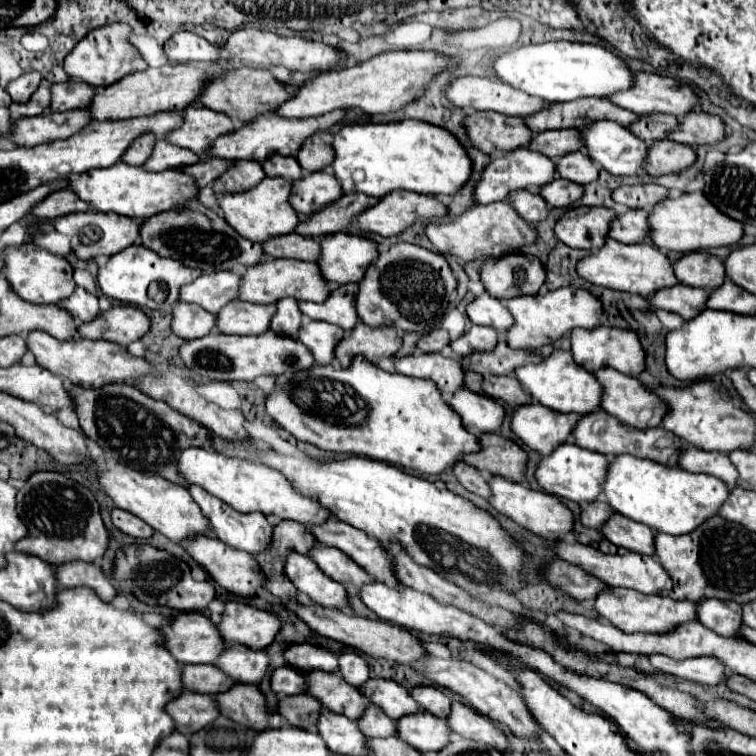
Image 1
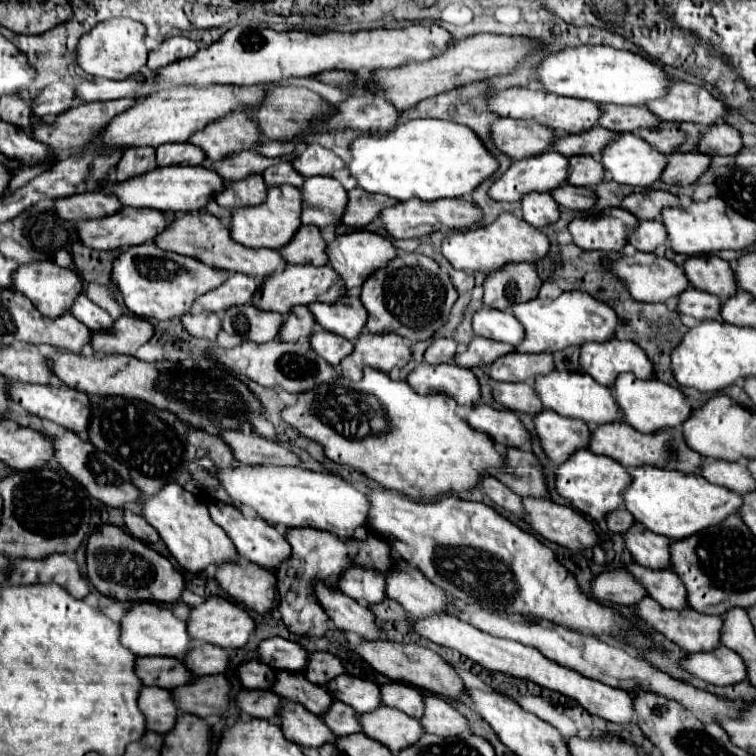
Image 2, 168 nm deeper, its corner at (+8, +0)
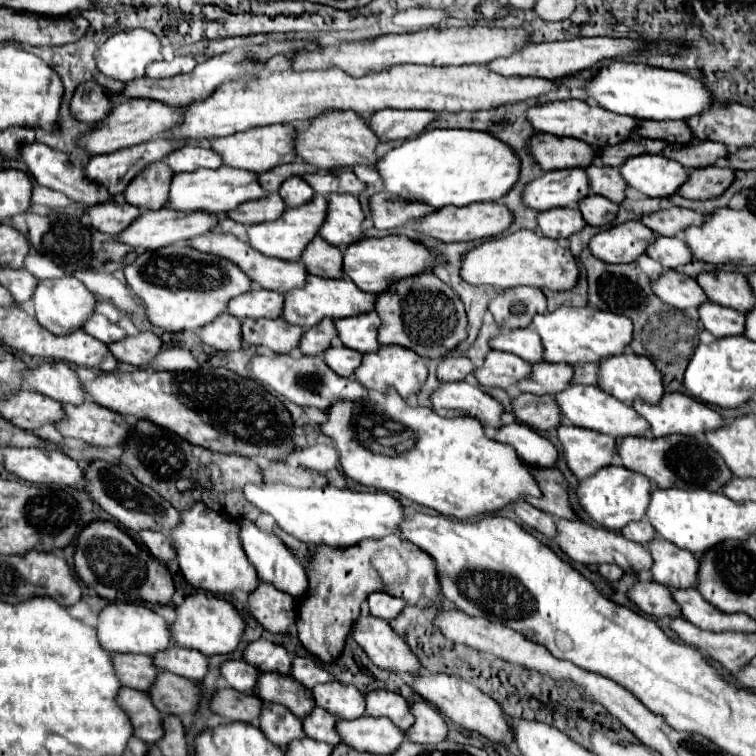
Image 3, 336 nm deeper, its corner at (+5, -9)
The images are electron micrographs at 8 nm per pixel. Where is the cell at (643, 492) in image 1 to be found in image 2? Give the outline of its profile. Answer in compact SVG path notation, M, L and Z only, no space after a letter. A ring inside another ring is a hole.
M639 465L629 469L631 483L623 489L623 507L633 513L635 521L649 531L669 539L683 539L701 529L717 525L741 505L741 495L709 483L701 475L685 475L681 471L659 469L653 465Z

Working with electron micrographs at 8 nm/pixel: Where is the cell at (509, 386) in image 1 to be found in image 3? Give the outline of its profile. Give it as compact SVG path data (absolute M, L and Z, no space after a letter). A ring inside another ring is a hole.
M520 394L512 402L514 416L520 422L536 430L552 430L560 426L560 408L552 396L534 396L534 394Z

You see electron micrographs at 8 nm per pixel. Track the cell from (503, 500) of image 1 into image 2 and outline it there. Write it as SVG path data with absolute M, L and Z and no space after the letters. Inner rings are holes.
M523 497L521 499L525 513L521 515L521 519L539 535L543 535L547 541L553 541L557 545L563 545L567 549L585 549L585 547L593 547L597 543L597 535L591 527L591 523L579 515L573 507L569 505L559 505L547 497Z

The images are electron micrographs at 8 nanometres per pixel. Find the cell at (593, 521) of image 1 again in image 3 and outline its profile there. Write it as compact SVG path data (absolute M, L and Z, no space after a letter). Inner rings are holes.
M644 518L644 520L640 520L640 522L628 524L628 526L622 530L622 534L624 534L624 538L628 538L628 540L632 540L632 542L638 542L638 544L646 546L646 544L652 542L652 538L656 536L656 530L654 530L652 524Z

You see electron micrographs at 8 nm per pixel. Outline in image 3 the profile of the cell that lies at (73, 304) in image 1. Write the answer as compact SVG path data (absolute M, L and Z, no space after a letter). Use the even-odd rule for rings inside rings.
M94 314L94 316L84 324L84 330L86 330L90 336L102 340L104 344L112 344L112 342L116 342L116 340L126 338L126 330L122 330L118 324L110 322L110 320L108 320L106 316L102 316L102 314Z

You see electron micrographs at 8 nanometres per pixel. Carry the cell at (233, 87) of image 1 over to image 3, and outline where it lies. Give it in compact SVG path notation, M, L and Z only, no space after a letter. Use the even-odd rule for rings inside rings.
M324 112L318 118L314 118L312 126L308 130L300 130L296 138L296 152L304 162L318 166L322 172L336 170L336 168L352 168L356 164L364 166L376 166L376 146L380 144L380 138L374 134L374 130L368 126L368 122L362 116L356 116L354 112Z

